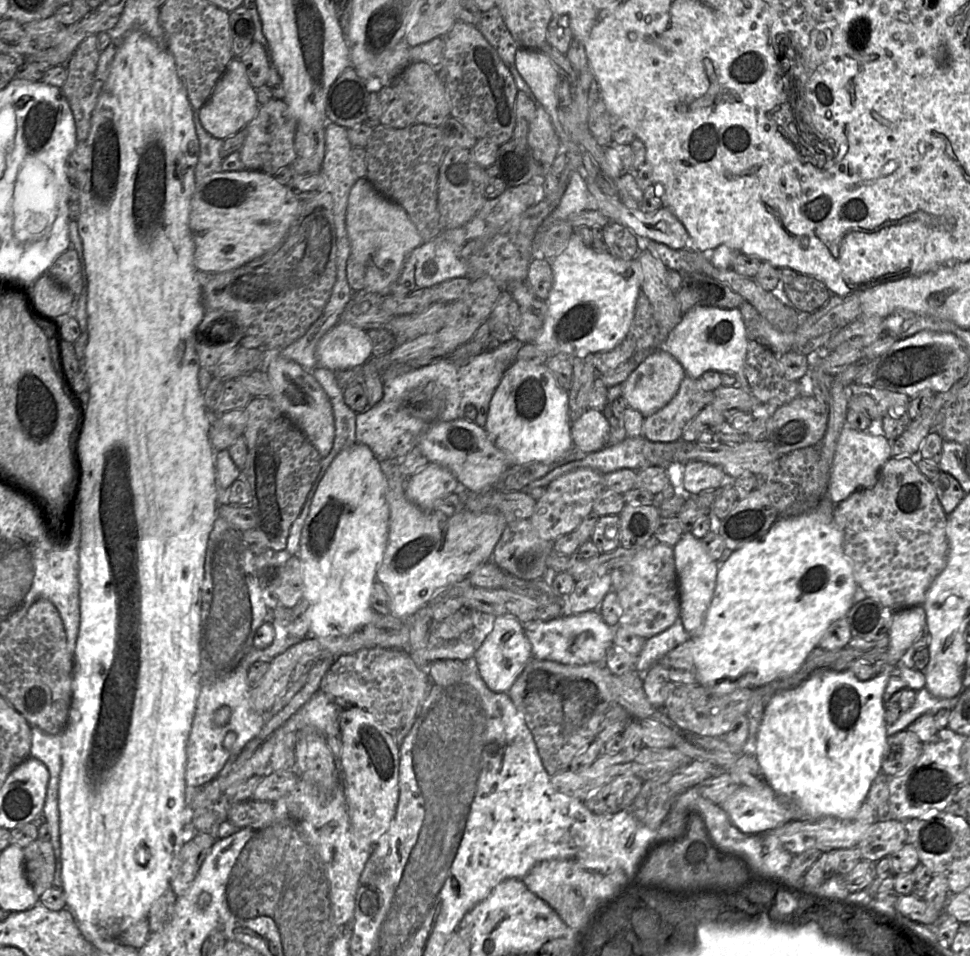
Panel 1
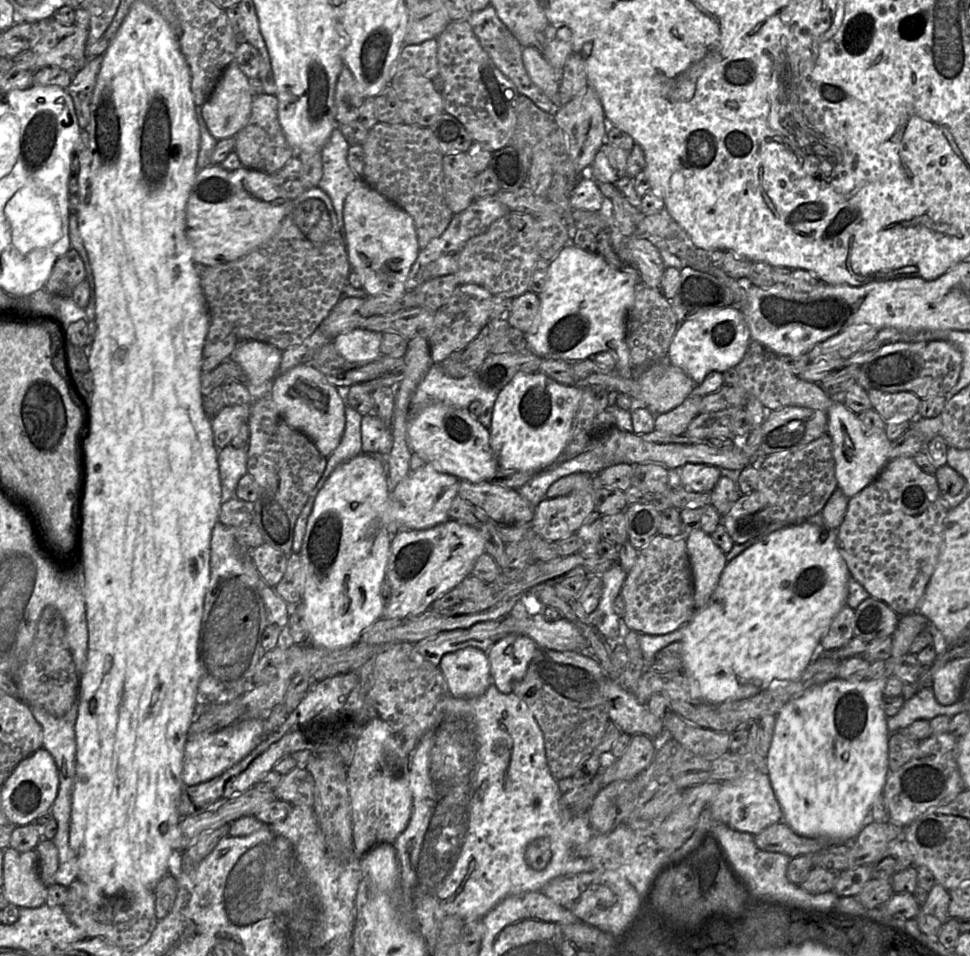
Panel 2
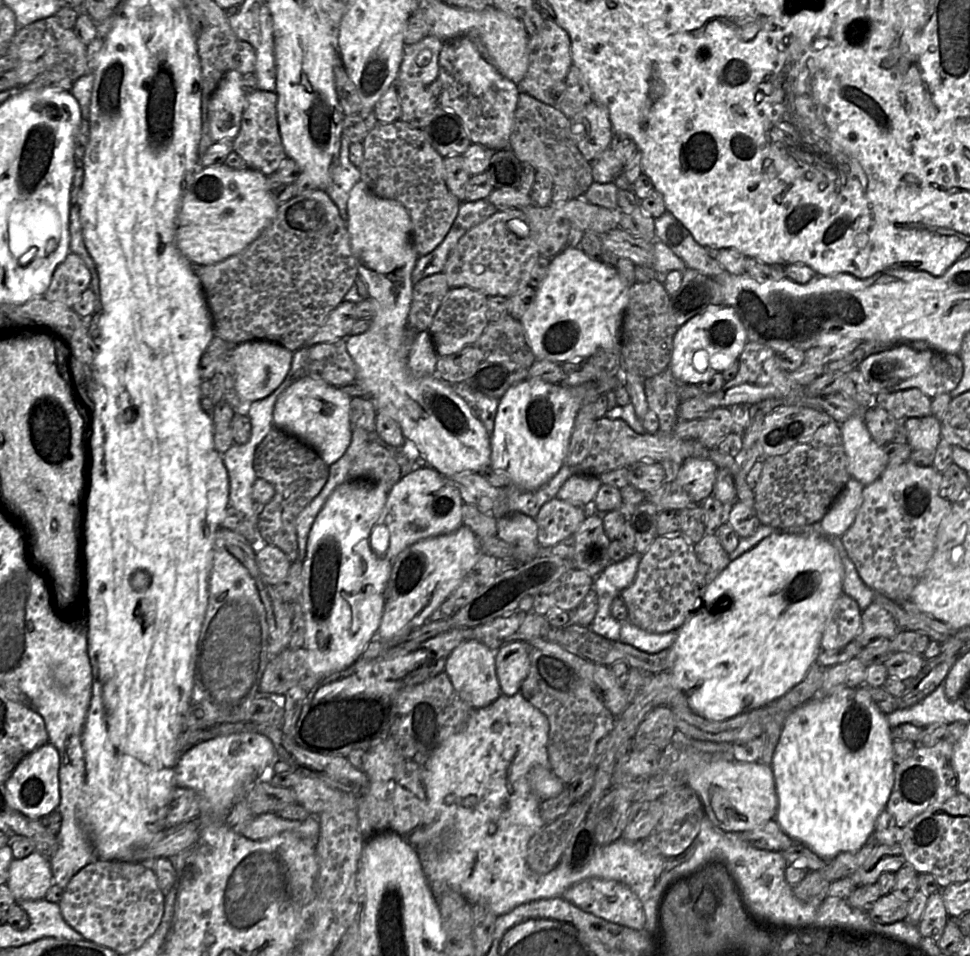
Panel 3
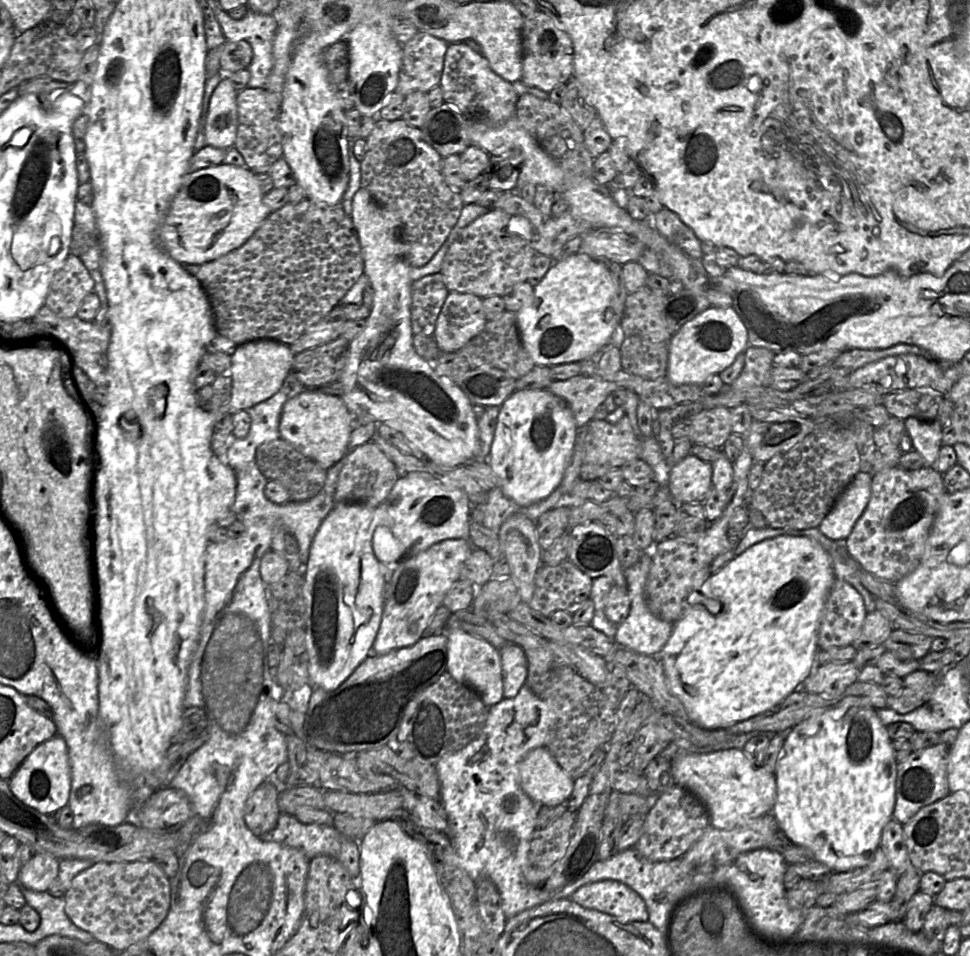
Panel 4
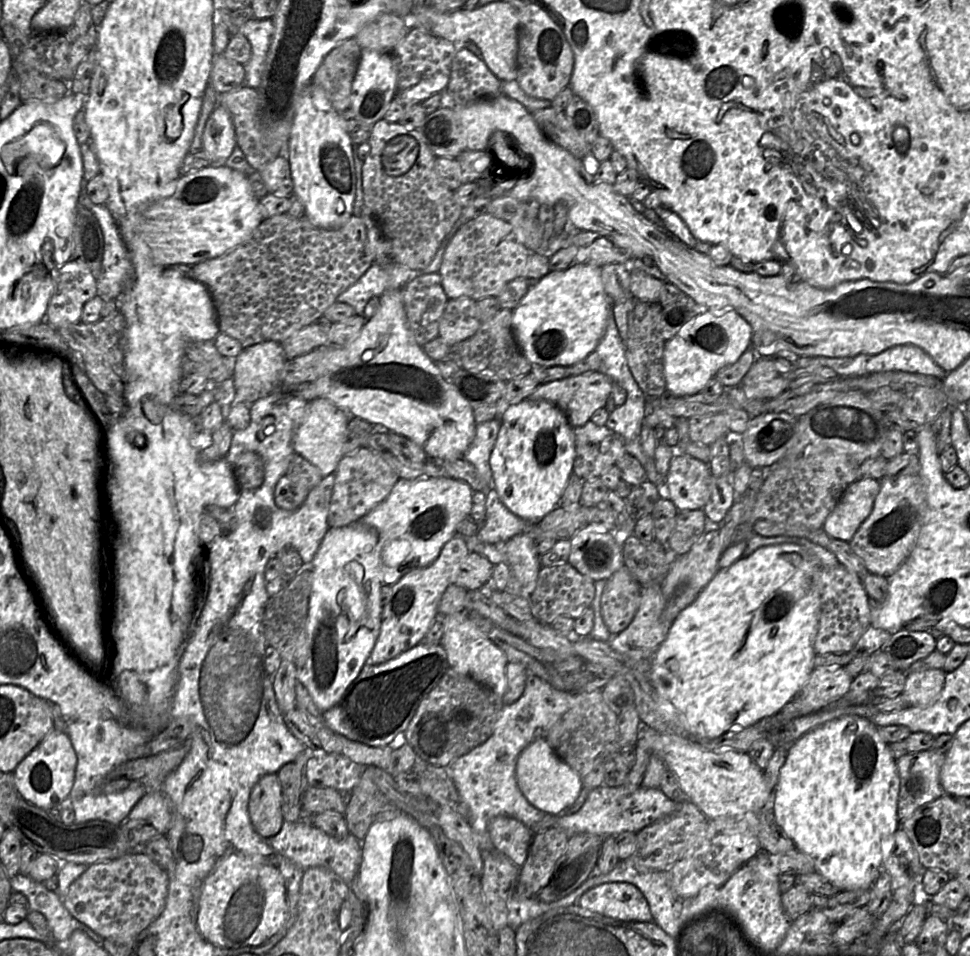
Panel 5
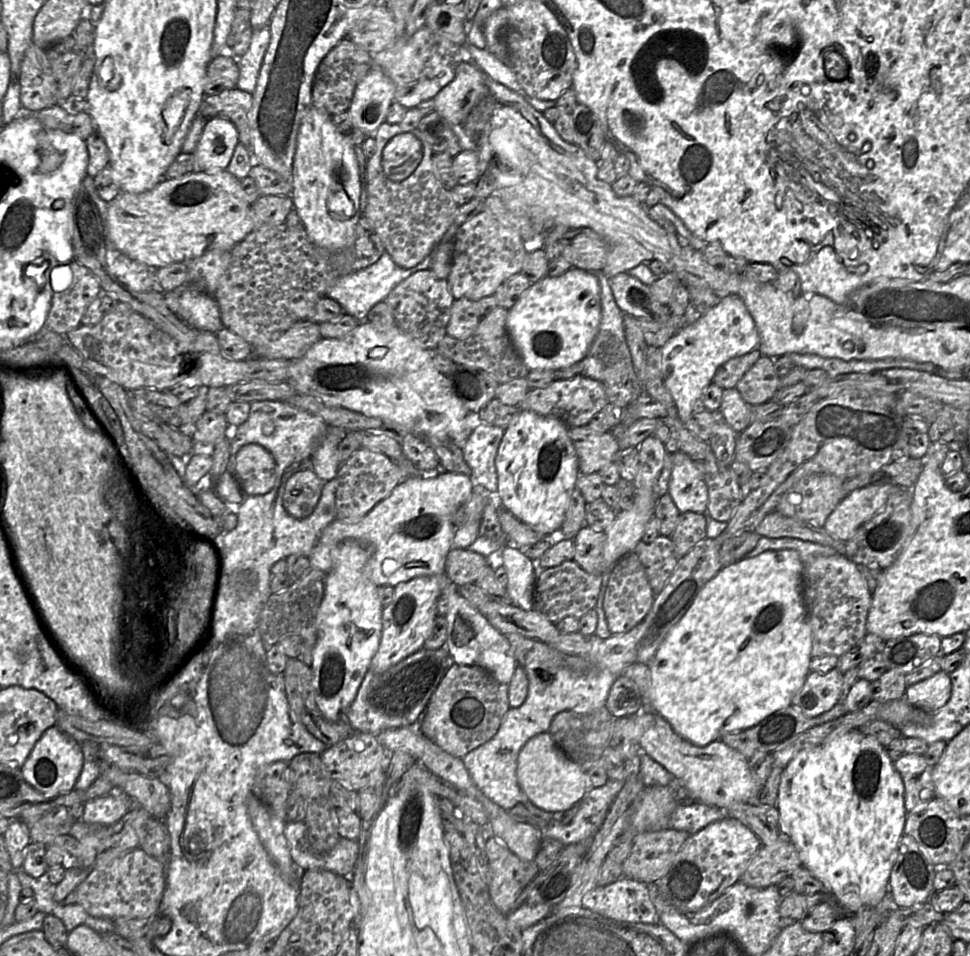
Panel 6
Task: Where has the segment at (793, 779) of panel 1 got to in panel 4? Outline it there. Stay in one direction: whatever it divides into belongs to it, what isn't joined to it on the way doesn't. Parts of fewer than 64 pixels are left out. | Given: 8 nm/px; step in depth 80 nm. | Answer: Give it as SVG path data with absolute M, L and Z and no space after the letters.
M841 702L818 715L801 721L784 735L782 752L776 763L774 772L776 801L772 809L772 814L775 817L779 829L790 841L809 849L814 855L814 860L827 865L833 872L846 872L860 868L870 861L873 853L880 846L880 834L882 829L893 818L896 776L897 762L892 749L892 740L888 735L886 726L878 717L876 710L871 707Z

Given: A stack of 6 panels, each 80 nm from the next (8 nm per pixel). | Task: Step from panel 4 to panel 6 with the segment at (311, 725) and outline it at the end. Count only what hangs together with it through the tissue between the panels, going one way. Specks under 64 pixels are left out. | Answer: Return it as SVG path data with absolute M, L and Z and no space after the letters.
M422 648L385 672L373 672L369 669L345 720L355 732L375 736L388 729L419 722L432 694L449 667L449 657L445 648L437 650Z

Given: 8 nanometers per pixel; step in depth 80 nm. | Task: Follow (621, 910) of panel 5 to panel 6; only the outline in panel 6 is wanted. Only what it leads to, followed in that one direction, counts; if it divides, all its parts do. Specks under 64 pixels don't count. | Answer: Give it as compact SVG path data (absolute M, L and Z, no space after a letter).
M623 876L584 895L582 908L621 923L660 924L647 885Z

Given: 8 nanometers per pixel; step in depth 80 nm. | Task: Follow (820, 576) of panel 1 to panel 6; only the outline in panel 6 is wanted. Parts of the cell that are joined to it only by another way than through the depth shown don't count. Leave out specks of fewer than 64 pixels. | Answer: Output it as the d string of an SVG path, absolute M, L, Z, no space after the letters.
M792 549L767 550L753 558L742 558L722 567L699 591L687 612L660 645L650 662L652 679L650 707L665 718L675 732L684 739L694 745L705 746L720 740L725 734L737 733L750 728L792 703L792 698L801 689L810 672L809 662L812 659L812 630L803 594L803 570L804 563L799 554Z

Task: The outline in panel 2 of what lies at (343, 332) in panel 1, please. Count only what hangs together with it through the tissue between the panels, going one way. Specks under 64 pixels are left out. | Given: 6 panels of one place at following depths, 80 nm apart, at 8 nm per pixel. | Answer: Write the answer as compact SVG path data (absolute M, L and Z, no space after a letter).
M358 327L336 336L332 343L337 352L347 361L366 364L381 355L381 339L382 333Z

